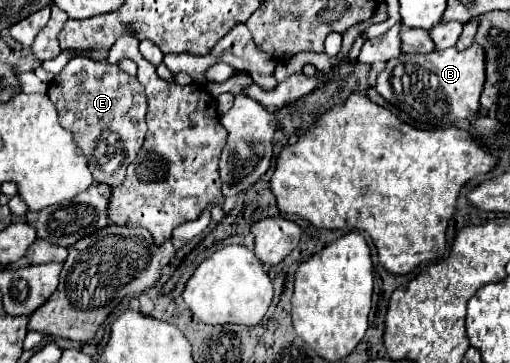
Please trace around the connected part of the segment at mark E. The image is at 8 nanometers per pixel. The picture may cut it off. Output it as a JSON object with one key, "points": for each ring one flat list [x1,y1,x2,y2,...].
{"points":[[75,57,53,77,47,95,57,107,59,125,73,133,77,147,89,163,93,179,111,187,119,185,125,179,127,165,141,149,147,131,147,101,137,77,127,75,117,65]]}

